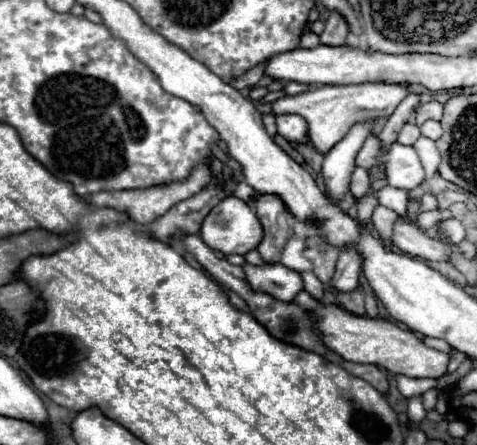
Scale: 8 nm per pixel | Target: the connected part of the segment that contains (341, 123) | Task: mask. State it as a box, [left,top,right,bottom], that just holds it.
[272,83,408,155]

